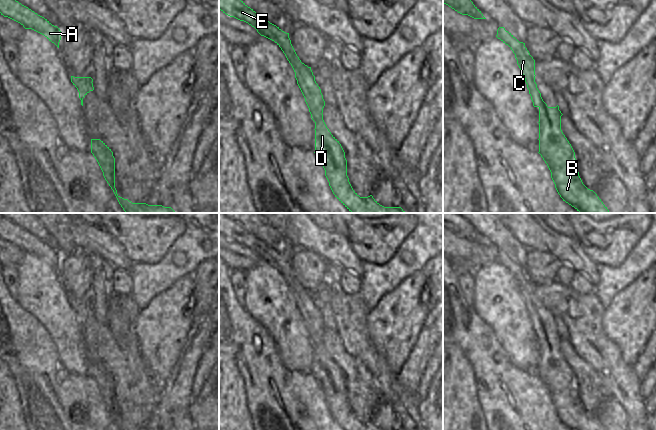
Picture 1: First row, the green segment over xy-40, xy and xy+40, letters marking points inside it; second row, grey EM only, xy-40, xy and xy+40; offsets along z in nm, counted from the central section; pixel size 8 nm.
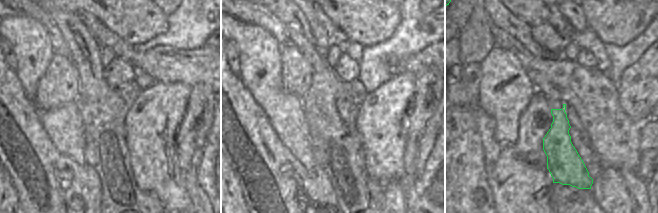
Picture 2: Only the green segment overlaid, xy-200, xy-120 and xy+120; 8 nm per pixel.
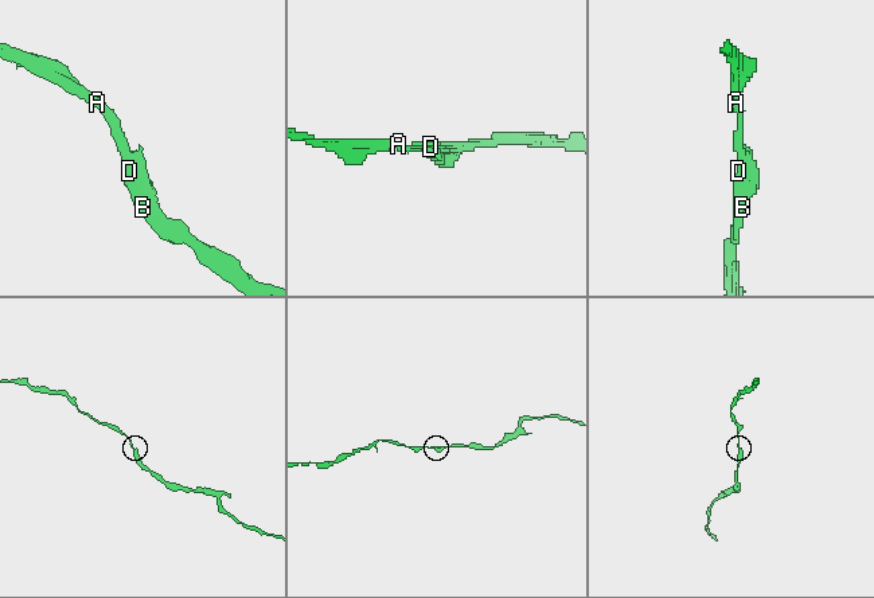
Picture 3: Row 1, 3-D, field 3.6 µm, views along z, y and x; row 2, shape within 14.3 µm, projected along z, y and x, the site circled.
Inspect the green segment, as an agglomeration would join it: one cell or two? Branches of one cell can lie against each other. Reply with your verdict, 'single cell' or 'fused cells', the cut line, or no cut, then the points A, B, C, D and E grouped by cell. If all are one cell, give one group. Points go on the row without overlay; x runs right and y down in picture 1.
single cell; cut none; groups A B C D E

